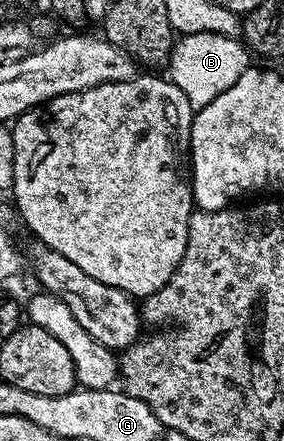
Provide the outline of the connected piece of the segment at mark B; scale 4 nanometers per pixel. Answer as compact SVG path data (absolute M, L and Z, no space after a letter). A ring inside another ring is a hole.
M183 34L173 43L173 50L168 61L168 77L170 81L188 96L188 104L192 104L194 111L200 111L220 92L228 92L236 80L251 65L252 58L247 49L235 38L226 35L209 34Z

